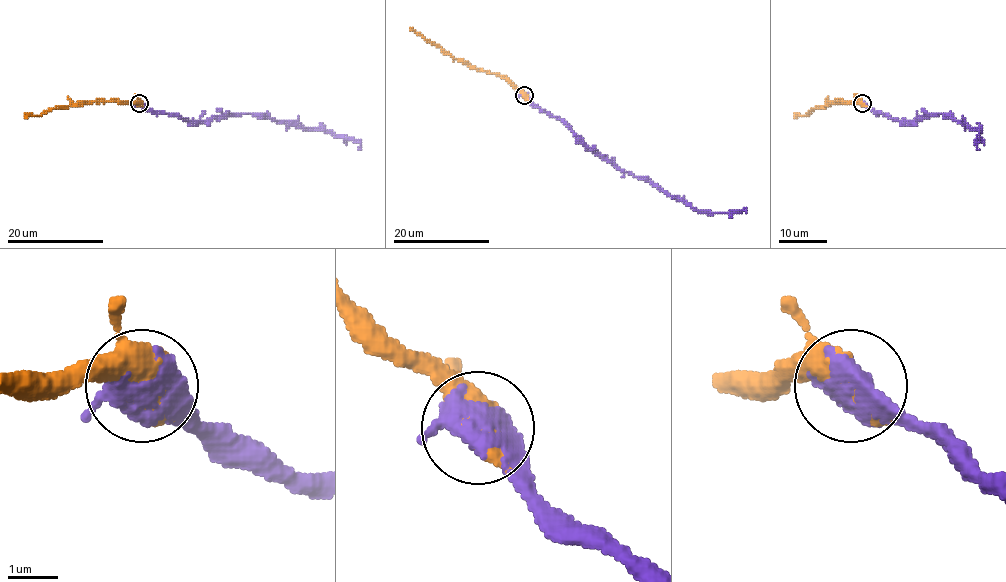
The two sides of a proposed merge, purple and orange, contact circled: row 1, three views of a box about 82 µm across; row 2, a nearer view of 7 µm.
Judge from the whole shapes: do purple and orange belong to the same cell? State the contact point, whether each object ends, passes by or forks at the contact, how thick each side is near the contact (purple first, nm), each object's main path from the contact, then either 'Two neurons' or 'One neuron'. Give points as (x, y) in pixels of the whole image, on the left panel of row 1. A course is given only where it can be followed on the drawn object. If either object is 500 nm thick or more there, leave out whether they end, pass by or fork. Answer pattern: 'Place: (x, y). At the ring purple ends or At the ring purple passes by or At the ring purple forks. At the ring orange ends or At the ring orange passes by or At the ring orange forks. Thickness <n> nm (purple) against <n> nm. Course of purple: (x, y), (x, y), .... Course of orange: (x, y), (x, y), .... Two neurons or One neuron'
Place: (139, 103). Thickness 440 nm (purple) against 800 nm. Course of purple: (139, 103), (152, 111), (195, 121), (265, 114), (276, 121), (347, 135), (361, 145), (360, 150). Course of orange: (139, 103), (84, 102), (56, 107), (36, 116), (24, 114). One neuron

